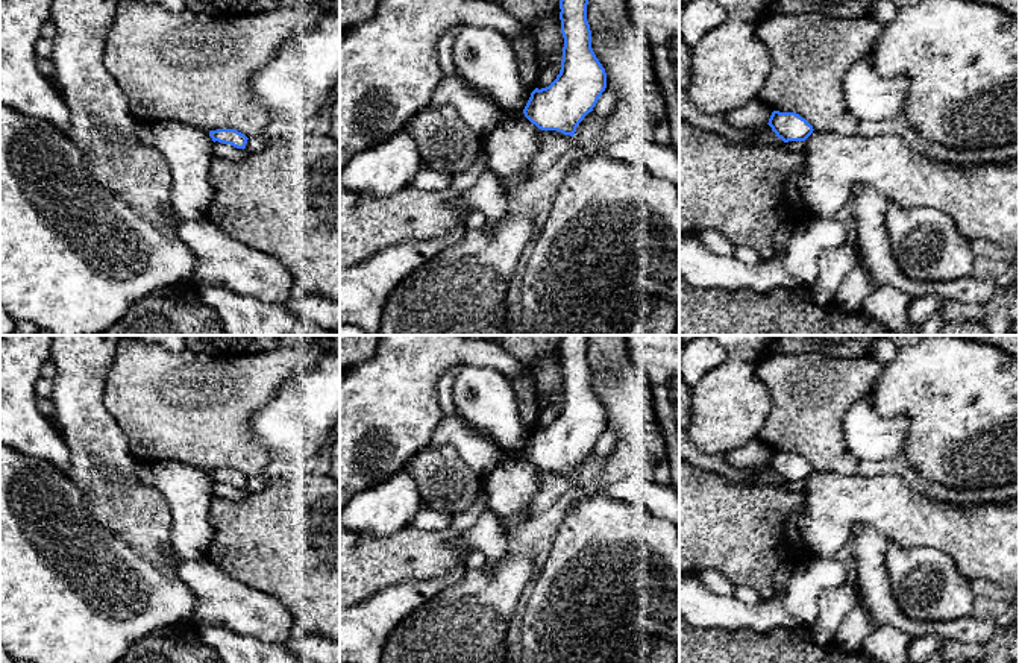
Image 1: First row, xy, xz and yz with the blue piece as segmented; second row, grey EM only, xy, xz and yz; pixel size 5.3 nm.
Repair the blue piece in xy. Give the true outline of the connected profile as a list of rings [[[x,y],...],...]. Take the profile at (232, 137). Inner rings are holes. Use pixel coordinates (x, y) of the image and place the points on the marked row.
[[[217,129],[217,130],[211,130],[209,137],[212,138],[212,141],[218,141],[223,144],[230,144],[237,149],[246,149],[247,144],[247,137],[241,132],[238,132],[237,129]]]

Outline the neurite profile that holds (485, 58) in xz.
[[[466,24],[452,46],[455,71],[503,112],[523,112],[531,91],[520,80],[520,67],[510,38],[491,27]]]

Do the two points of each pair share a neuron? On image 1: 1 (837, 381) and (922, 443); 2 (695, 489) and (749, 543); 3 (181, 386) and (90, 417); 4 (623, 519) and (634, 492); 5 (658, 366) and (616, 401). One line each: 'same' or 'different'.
1: different
2: same
3: different
4: different
5: different

